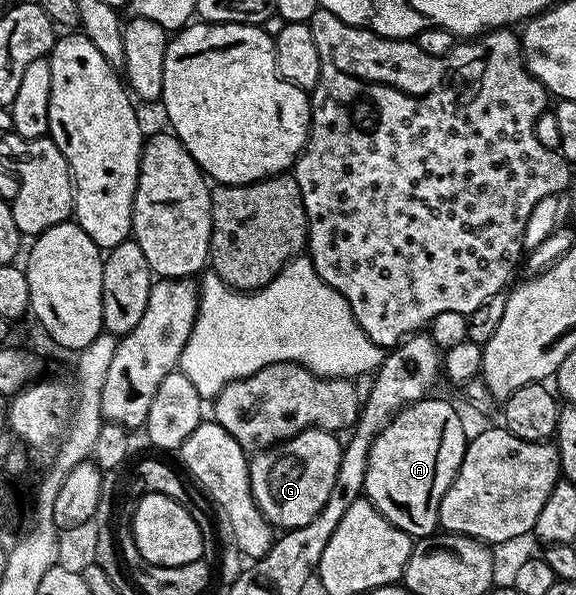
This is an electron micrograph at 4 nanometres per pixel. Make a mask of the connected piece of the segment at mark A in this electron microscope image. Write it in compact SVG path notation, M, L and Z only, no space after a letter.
M434 397L411 403L397 412L389 421L389 425L385 425L385 429L381 429L381 433L373 441L365 469L363 495L393 526L404 531L406 535L420 540L436 534L441 497L445 497L465 457L468 442L469 431L463 428L463 419L455 412L453 404Z

